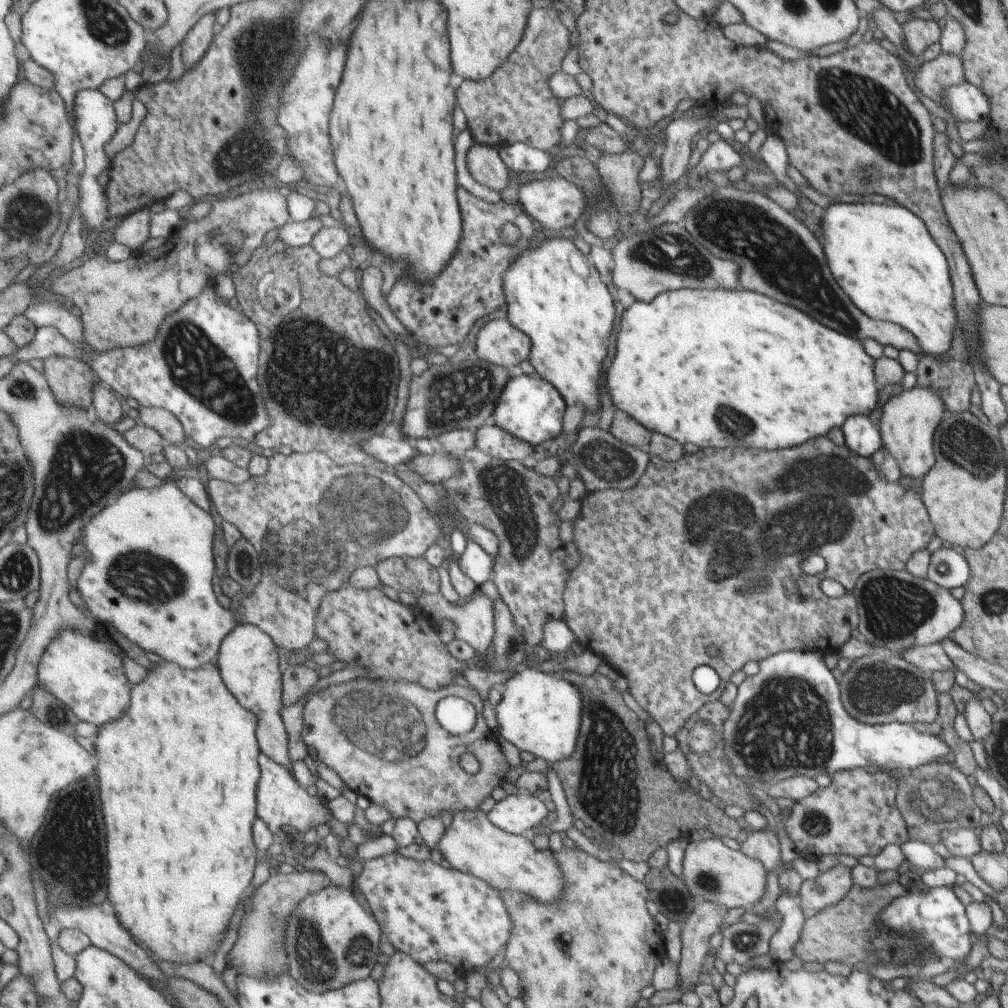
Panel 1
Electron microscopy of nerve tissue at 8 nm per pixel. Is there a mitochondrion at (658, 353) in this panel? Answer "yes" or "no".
no

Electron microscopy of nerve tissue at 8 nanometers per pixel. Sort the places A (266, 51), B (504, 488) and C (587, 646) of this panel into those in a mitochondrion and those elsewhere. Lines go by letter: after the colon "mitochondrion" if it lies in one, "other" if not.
A: mitochondrion
B: mitochondrion
C: other

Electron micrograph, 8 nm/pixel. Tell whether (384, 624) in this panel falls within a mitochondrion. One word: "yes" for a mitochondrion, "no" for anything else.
no

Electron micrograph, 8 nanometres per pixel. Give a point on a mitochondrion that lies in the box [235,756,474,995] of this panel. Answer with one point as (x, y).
(320, 966)

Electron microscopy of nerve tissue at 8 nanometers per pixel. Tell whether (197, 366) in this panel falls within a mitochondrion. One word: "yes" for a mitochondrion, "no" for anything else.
yes

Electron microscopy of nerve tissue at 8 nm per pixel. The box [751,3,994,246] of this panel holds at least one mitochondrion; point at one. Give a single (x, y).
(865, 109)

